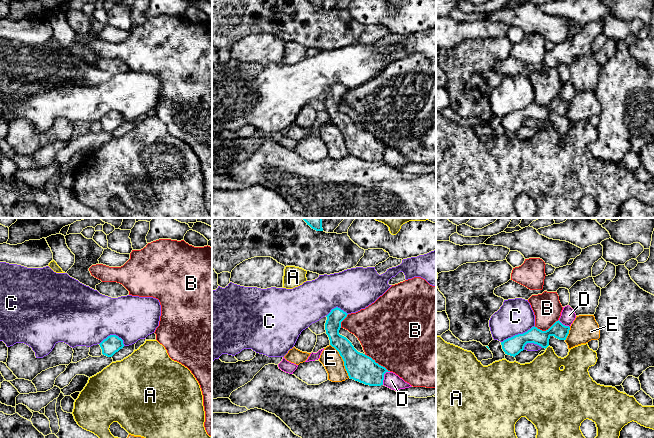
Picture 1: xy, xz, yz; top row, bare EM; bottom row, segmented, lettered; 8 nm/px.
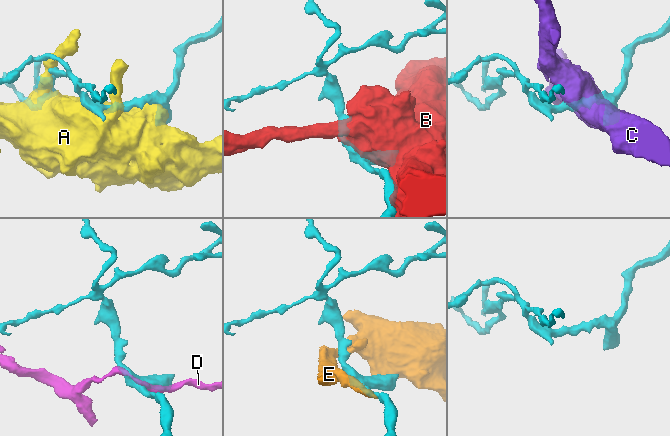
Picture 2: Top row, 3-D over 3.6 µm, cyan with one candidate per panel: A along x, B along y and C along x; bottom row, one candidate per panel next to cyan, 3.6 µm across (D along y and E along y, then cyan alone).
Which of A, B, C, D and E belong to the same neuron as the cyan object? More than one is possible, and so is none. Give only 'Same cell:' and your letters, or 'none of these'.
Same cell: none of these

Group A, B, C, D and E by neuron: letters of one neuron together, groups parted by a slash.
A / B / C / D / E

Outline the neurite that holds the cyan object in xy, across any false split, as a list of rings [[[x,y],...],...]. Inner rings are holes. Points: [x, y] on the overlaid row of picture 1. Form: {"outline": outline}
{"outline": [[[116,335],[108,336],[99,345],[102,349],[102,354],[107,357],[112,357],[124,347],[123,340]]]}

